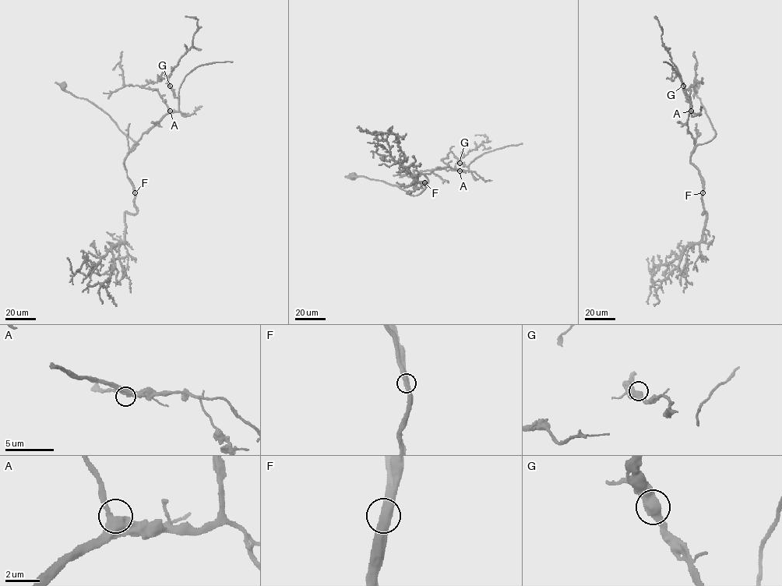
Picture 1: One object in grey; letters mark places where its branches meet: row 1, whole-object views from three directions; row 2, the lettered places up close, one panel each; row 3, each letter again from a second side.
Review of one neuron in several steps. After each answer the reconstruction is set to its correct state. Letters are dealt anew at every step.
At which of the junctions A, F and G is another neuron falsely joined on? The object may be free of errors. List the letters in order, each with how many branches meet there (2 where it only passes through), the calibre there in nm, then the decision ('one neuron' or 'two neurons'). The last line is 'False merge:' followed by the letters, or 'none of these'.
A: branches 2; calibre 500 nm; one neuron
F: branches 2; calibre 480 nm; one neuron
G: branches 2; calibre 480 nm; one neuron
False merge: none of these

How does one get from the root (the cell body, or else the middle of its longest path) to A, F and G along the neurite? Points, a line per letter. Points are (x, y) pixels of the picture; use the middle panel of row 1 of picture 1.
A: (352, 176), (381, 180), (417, 195), (428, 181), (420, 173), (429, 174), (447, 167), (459, 171)
F: (352, 176), (381, 180), (413, 195), (418, 195), (428, 181), (414, 170), (417, 179), (424, 181)
G: (352, 176), (381, 180), (417, 195), (428, 181), (420, 173), (429, 174), (447, 167), (468, 170), (459, 163)

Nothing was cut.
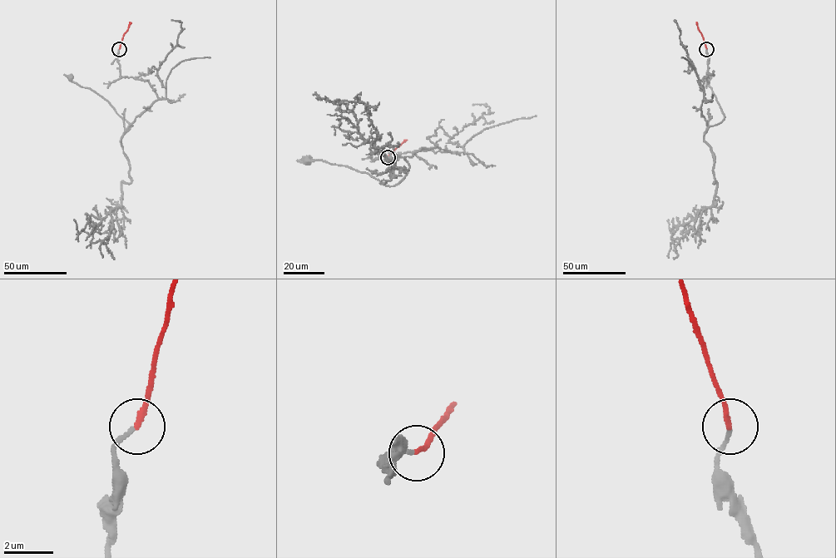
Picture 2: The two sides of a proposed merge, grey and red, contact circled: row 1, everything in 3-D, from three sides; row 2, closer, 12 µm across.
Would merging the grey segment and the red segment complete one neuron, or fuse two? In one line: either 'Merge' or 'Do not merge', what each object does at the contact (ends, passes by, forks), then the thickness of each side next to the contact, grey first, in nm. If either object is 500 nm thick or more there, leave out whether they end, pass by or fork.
Merge. At the ring grey ends. At the ring red ends. Thickness 160 nm (grey) against 190 nm

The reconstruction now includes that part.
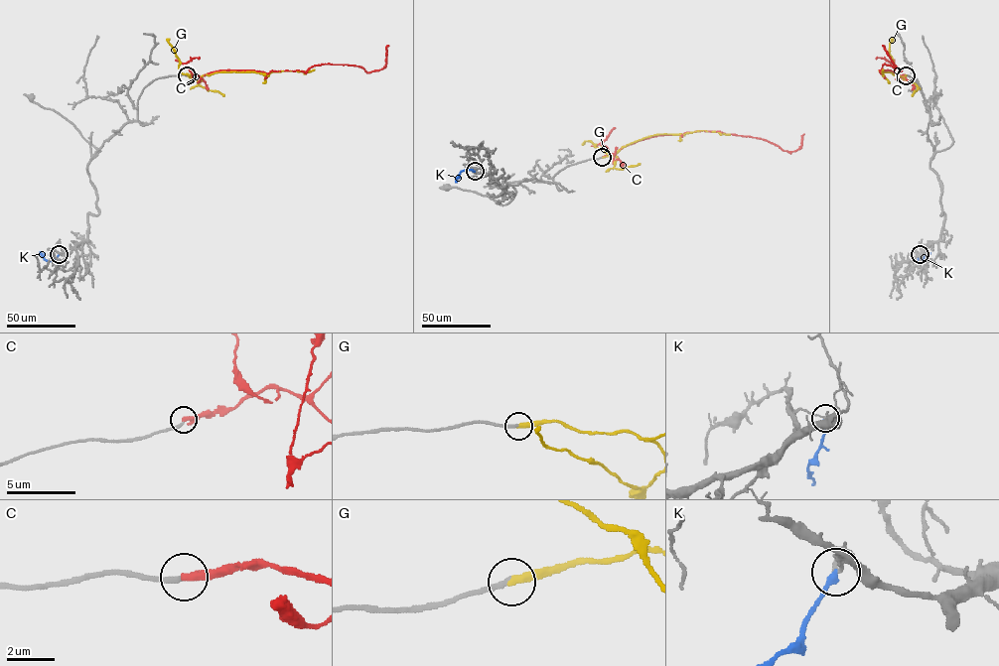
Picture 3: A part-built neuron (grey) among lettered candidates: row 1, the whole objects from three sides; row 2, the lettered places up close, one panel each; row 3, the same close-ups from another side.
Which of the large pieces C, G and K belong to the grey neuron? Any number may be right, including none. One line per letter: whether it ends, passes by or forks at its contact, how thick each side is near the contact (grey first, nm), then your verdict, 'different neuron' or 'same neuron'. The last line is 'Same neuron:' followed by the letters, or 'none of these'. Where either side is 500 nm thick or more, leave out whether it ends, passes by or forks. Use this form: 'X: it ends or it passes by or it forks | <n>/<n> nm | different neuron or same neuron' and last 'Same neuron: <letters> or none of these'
C: it ends | 220/320 nm | different neuron
G: it ends | 240/360 nm | same neuron
K: it ends | 190/280 nm | different neuron
Same neuron: G

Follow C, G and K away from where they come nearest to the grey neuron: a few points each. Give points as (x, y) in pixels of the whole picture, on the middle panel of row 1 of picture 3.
C: (602, 157), (642, 139), (700, 130), (762, 139), (793, 152), (800, 148), (804, 134)
G: (602, 157), (614, 155), (622, 147), (655, 134), (704, 130), (730, 135)
K: (475, 171), (461, 171), (457, 182)

